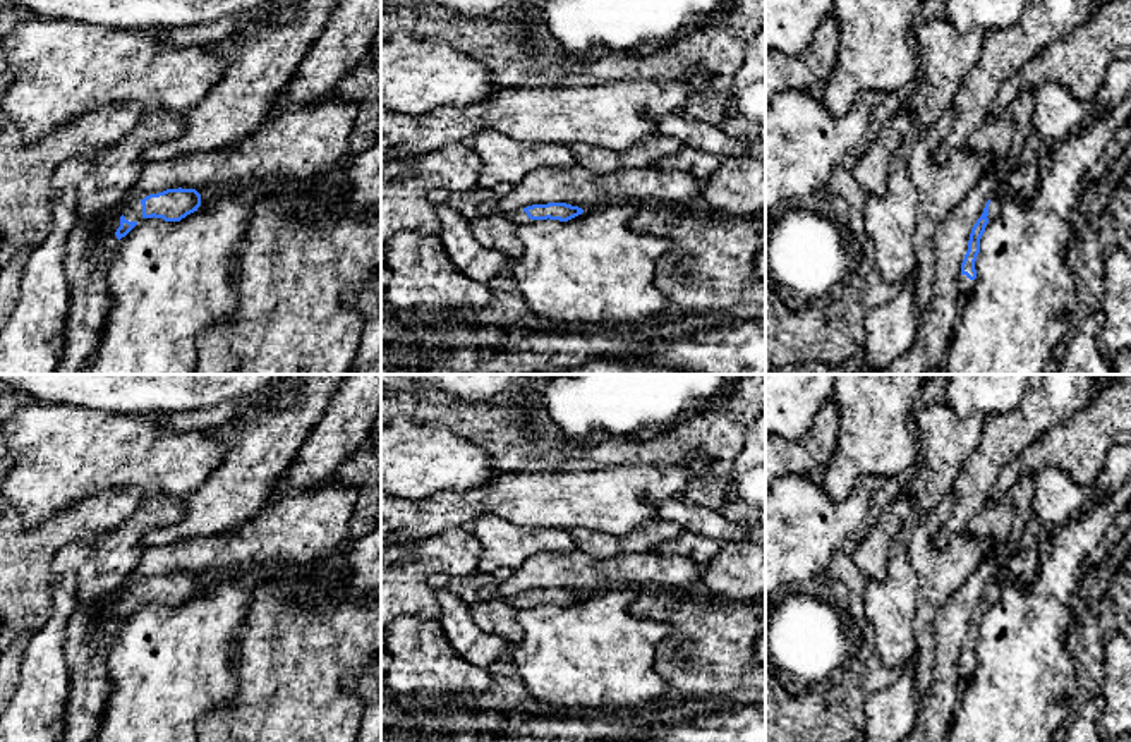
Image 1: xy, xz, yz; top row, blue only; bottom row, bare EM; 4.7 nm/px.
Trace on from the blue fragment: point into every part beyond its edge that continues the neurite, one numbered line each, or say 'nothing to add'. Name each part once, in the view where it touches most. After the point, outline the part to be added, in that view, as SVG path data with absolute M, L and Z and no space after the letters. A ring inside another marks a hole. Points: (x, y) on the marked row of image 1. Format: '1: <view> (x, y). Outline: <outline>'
1: xy (90, 251). Outline: M122 199L94 222L77 222L65 249L65 278L70 287L70 307L65 325L65 349L57 374L86 374L98 352L112 299L106 292L105 273L115 258L118 239L103 227L120 227L120 216L129 222L142 220L141 201Z

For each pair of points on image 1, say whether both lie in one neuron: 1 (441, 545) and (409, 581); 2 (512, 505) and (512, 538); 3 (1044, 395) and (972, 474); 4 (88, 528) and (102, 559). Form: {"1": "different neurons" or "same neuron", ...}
{"1": "same neuron", "2": "different neurons", "3": "same neuron", "4": "different neurons"}

